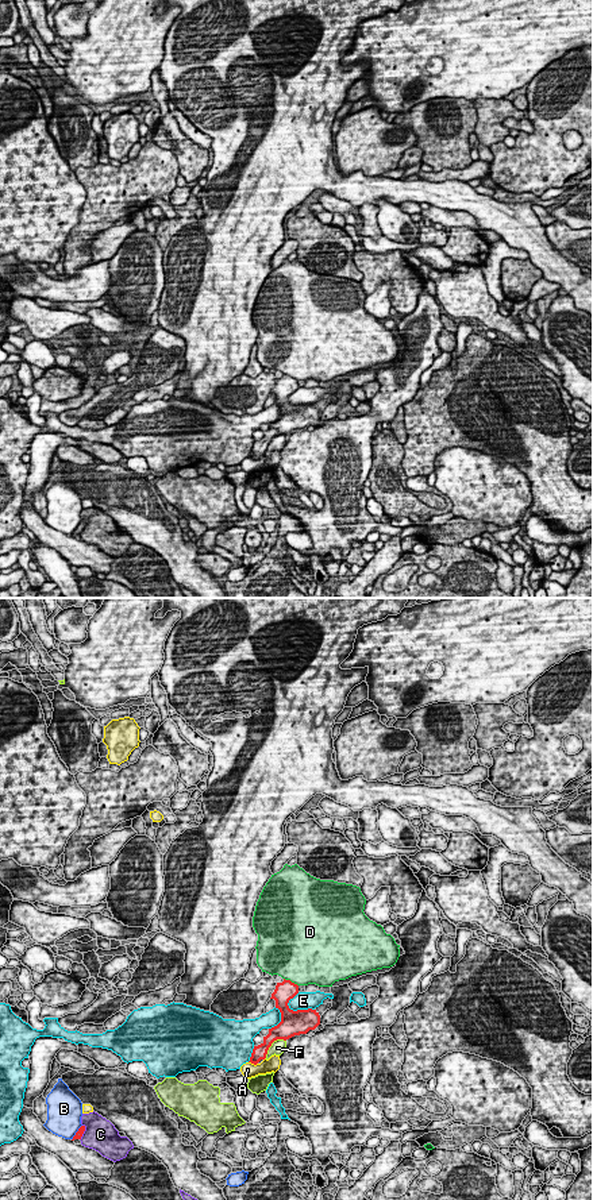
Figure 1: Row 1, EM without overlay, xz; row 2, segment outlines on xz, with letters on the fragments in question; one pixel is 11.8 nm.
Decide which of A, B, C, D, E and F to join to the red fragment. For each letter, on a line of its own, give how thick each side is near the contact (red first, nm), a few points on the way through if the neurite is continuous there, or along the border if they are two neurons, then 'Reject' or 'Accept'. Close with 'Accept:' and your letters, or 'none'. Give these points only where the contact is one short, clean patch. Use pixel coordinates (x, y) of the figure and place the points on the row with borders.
A: Thickness 170 nm (red) against 170 nm. Reject
B: Thickness 90 nm (red) against 420 nm. Reject
C: Thickness 90 nm (red) against 380 nm. Boundary: xz (84, 1125), (84, 1133), (80, 1139). Reject
D: Thickness 240 nm (red) against 500 nm. Reject
E: Thickness 300 nm (red) against 220 nm. Reject
F: Thickness 240 nm (red) against 170 nm. Reject
Accept: none

